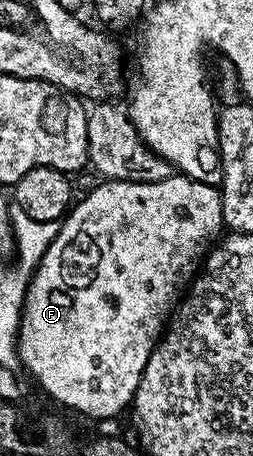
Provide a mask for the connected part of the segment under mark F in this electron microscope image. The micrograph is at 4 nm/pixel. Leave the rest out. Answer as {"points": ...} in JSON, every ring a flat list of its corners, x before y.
{"points":[[174,174,162,182,130,182,129,180,104,180,89,196,73,203,63,217,60,229,50,246,45,250,28,282,22,305,22,315,18,329,18,360,28,367,28,372,40,383,40,388,48,396,53,396,60,404,89,416,92,420,108,420,131,405,140,385,140,375,144,372,150,354,156,345,181,299,182,293,191,285,202,261,207,257,214,241,225,227,220,201,219,187,191,180,189,176]]}

